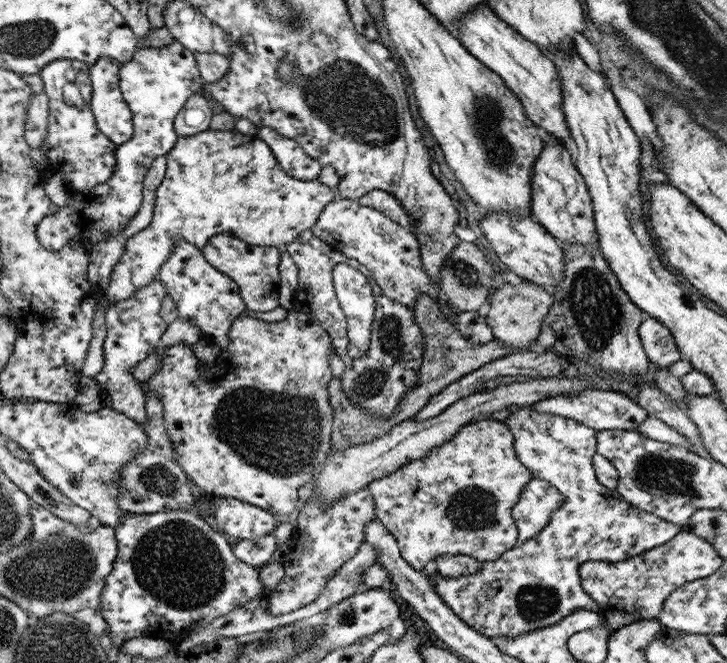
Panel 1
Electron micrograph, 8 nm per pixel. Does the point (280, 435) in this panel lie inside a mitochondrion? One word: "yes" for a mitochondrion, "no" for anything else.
yes

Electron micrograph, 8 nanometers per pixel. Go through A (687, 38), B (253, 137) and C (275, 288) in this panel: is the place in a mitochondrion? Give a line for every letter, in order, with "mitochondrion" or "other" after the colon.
A: mitochondrion
B: other
C: other

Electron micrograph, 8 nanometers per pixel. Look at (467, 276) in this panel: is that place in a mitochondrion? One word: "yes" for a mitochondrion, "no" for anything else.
yes

